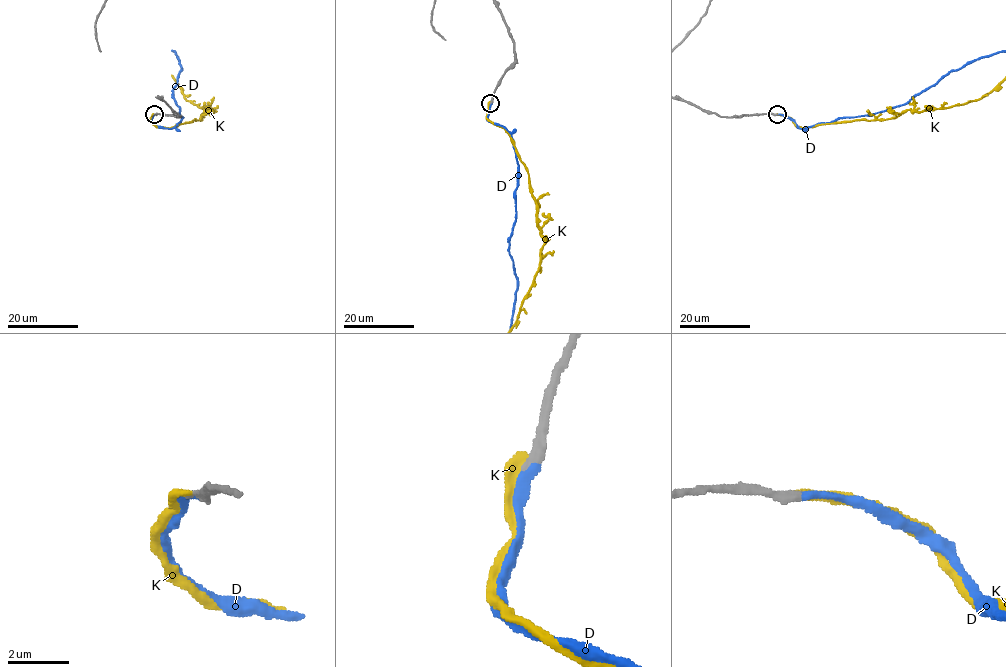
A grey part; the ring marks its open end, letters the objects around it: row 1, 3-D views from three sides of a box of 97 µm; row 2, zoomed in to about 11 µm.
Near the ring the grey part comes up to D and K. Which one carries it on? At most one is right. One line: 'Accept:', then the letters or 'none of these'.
Accept: D

